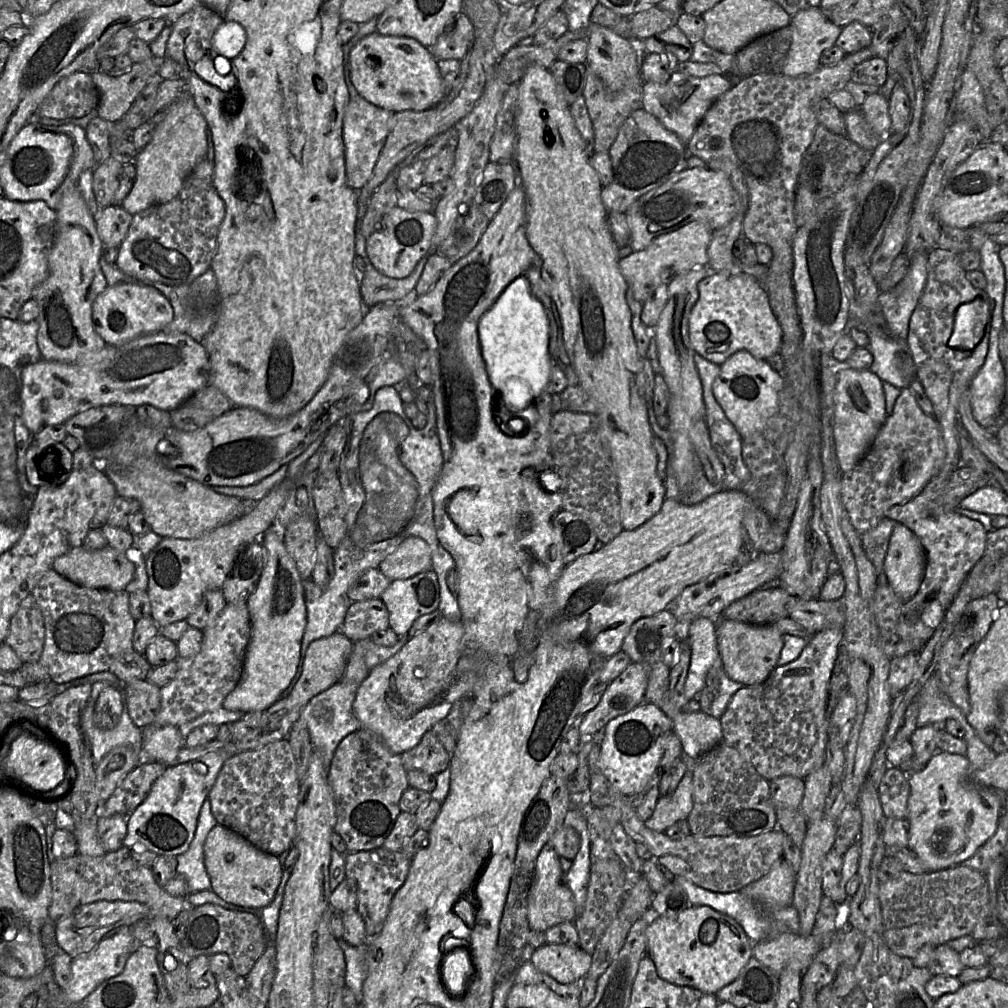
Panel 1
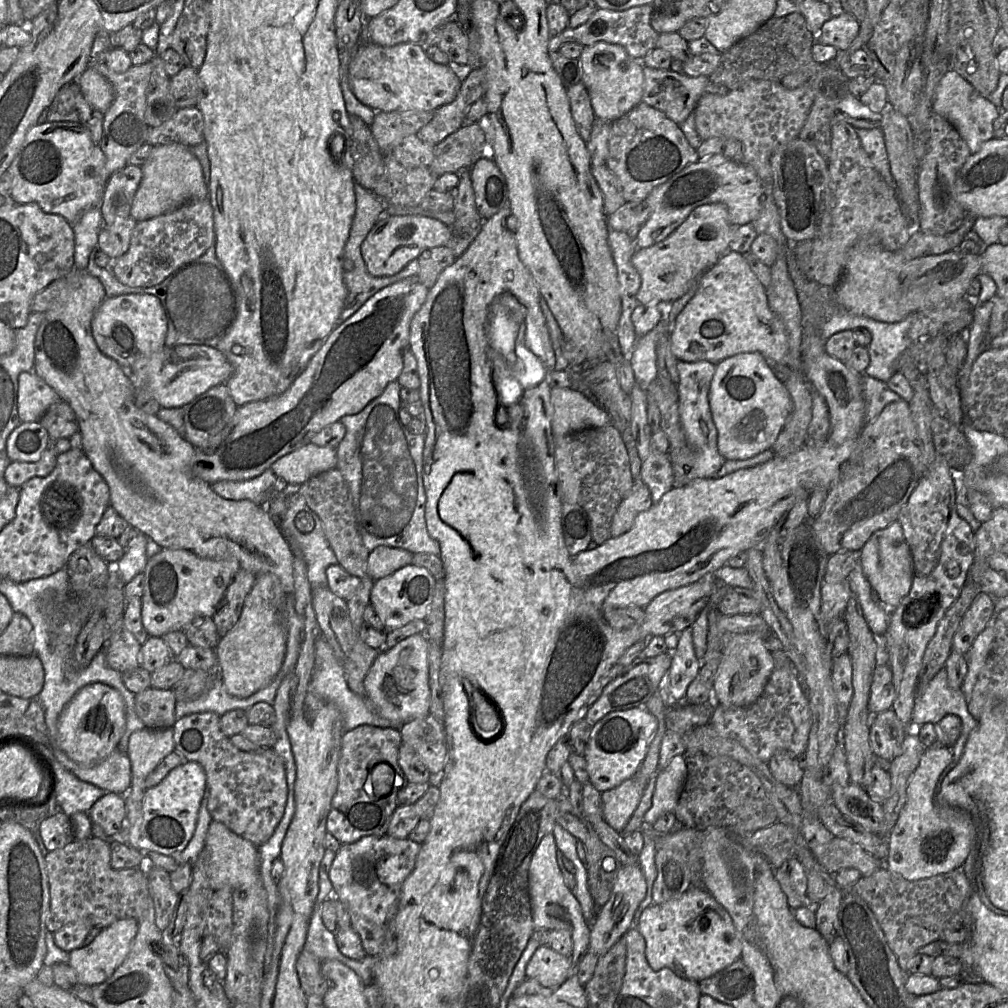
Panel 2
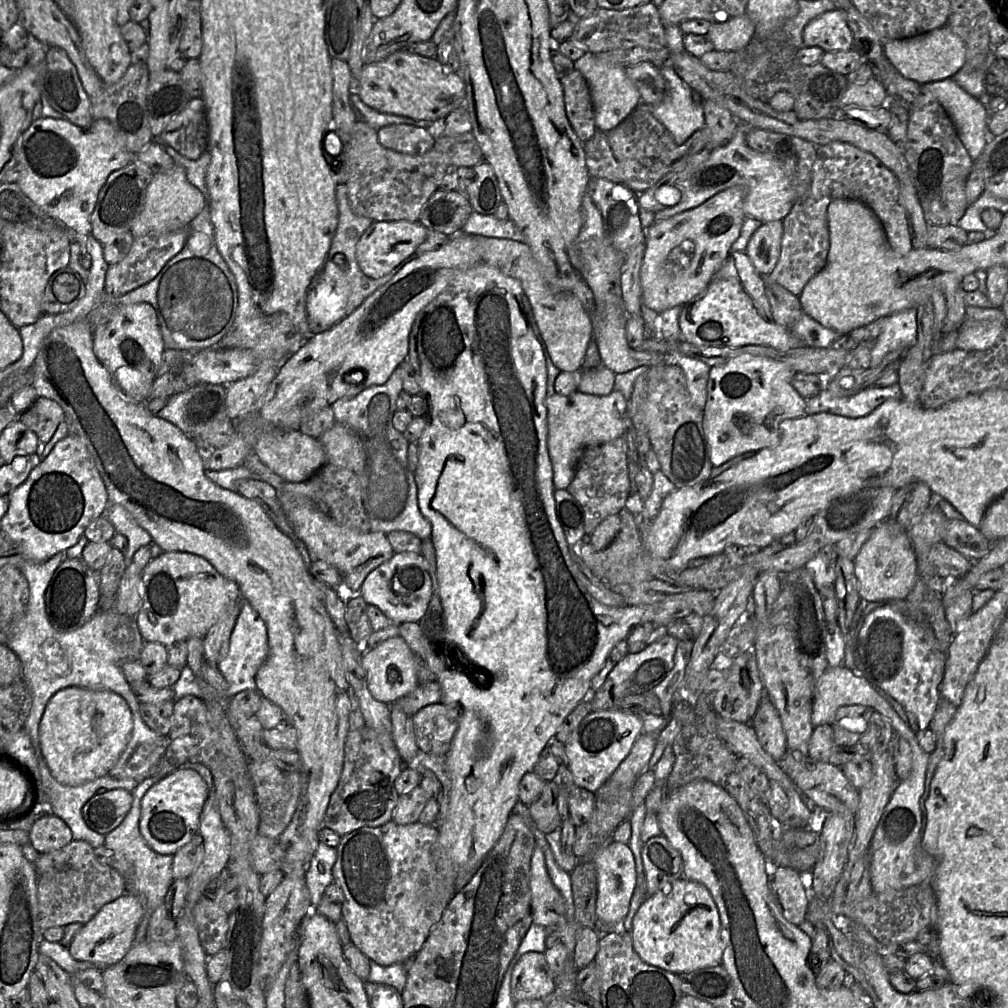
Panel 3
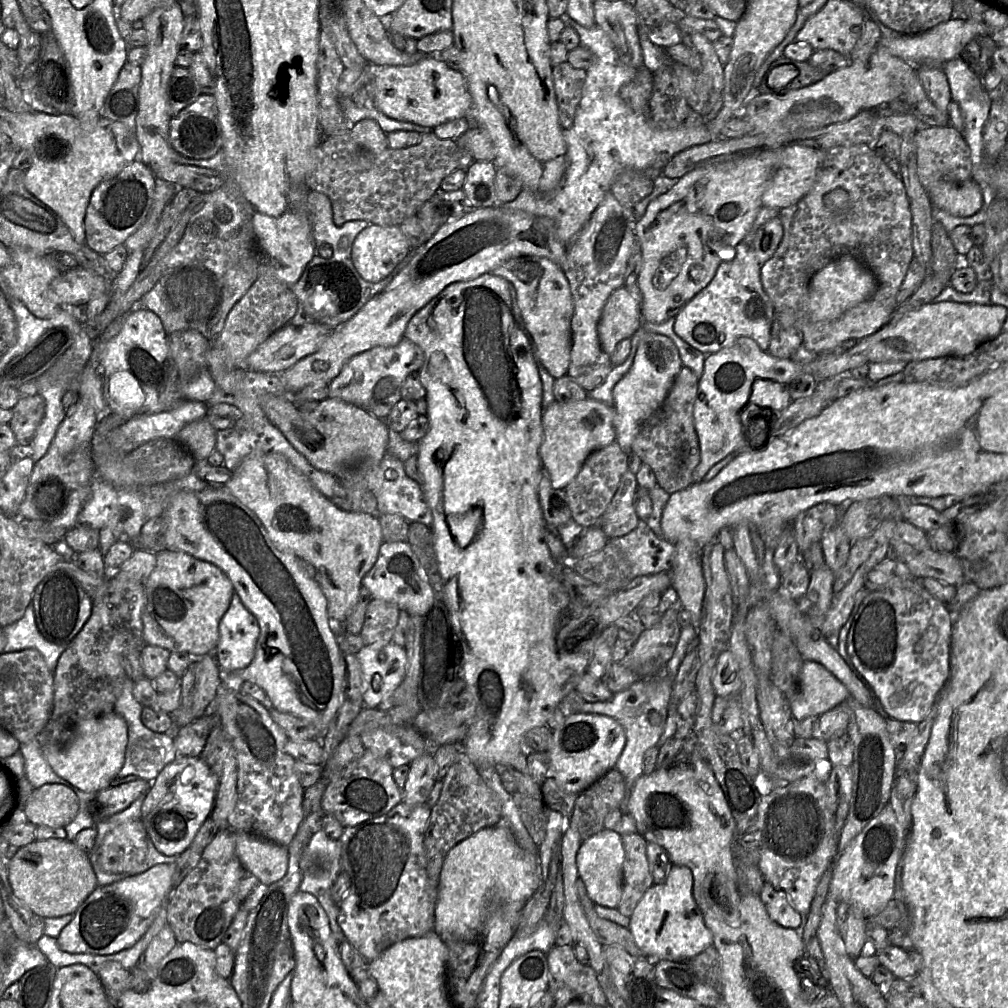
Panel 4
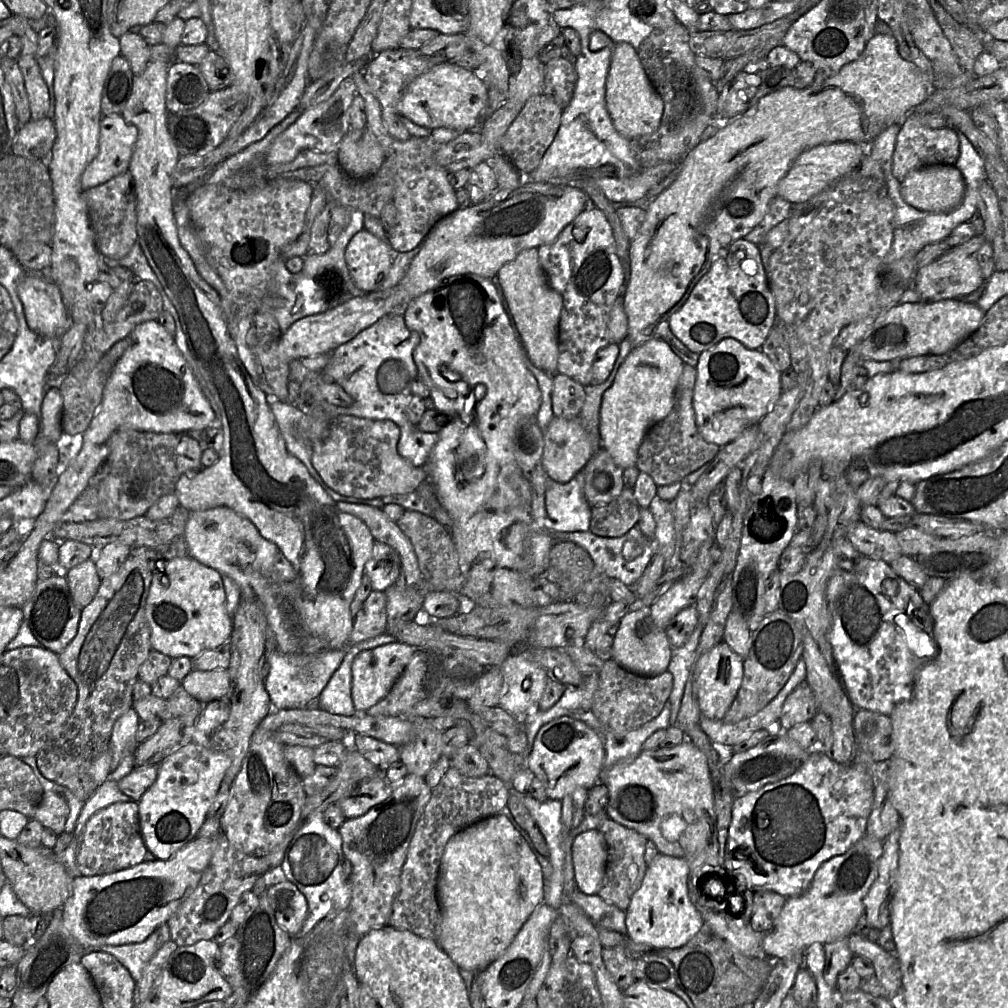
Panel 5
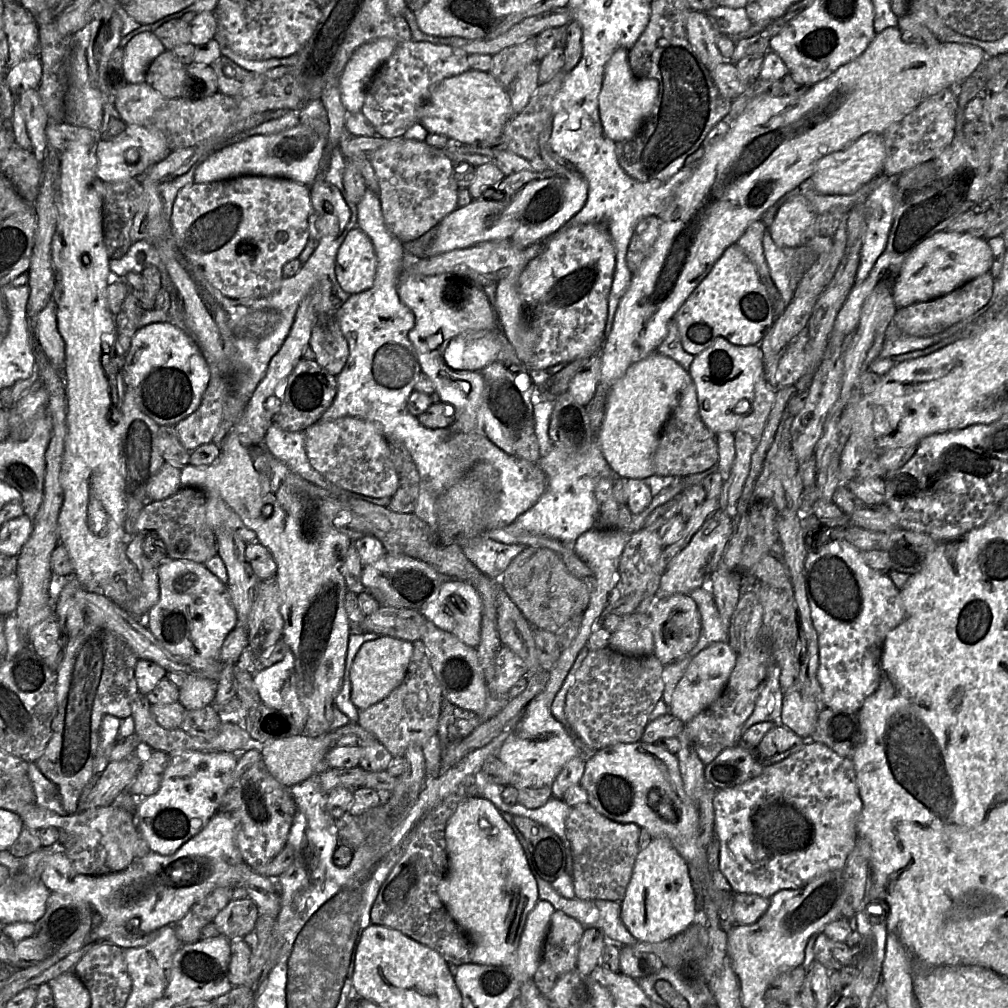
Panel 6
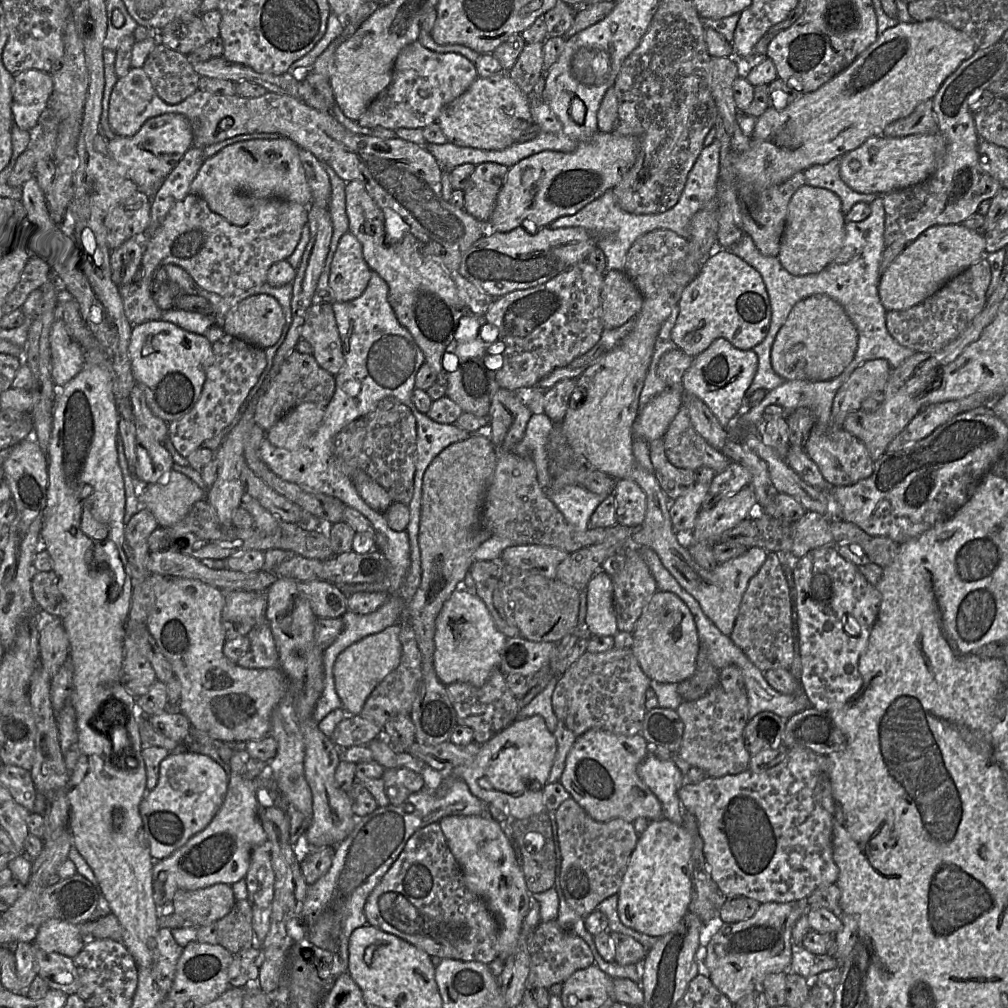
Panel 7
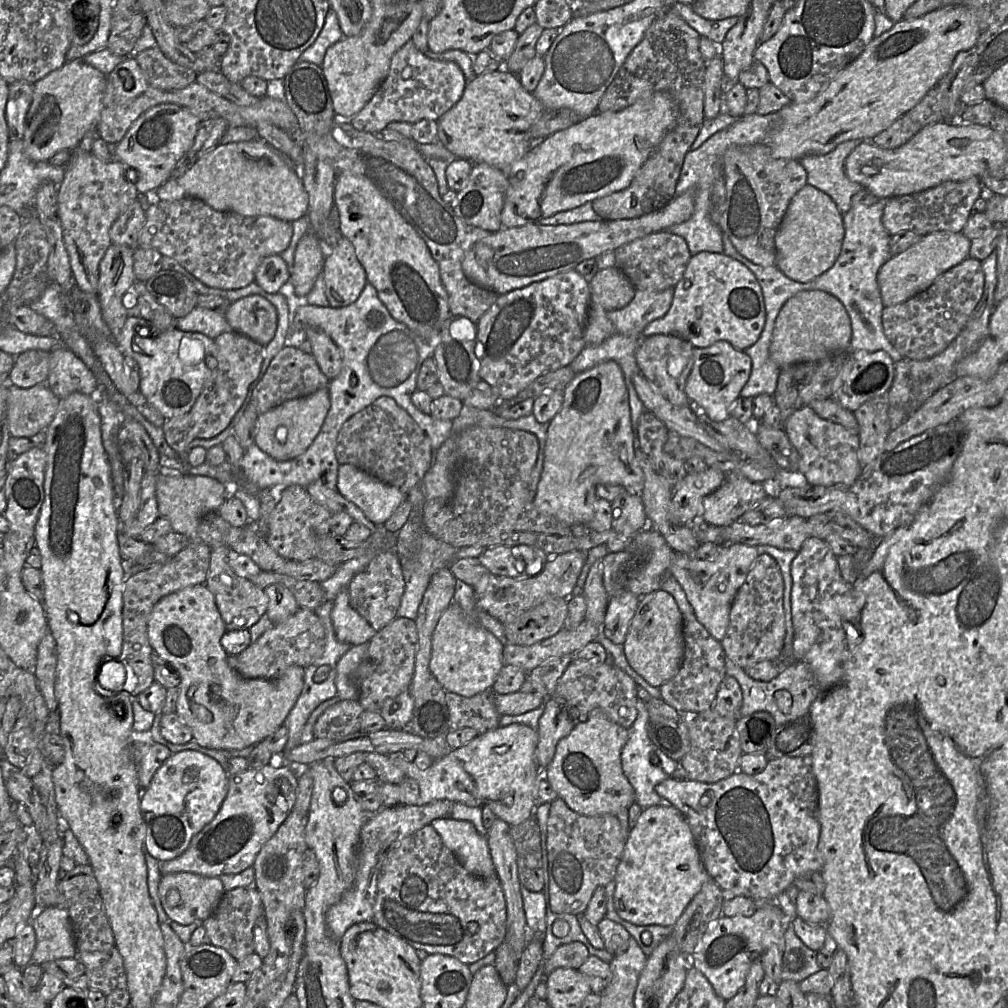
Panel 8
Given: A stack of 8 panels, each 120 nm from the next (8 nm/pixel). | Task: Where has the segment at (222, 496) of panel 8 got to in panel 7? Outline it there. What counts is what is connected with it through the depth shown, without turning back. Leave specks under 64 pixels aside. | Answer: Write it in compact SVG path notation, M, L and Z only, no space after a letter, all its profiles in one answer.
M175 470L154 484L147 485L140 503L156 518L158 525L170 527L182 520L192 506L206 498L207 490Z

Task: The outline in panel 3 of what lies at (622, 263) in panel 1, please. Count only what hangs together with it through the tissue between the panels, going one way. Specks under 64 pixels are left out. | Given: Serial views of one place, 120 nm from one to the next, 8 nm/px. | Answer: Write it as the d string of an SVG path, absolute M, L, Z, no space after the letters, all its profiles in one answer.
M735 186L725 189L697 207L654 222L645 229L645 250L640 269L641 300L647 307L661 314L674 306L684 306L703 292L740 235L746 216L743 211L745 190Z

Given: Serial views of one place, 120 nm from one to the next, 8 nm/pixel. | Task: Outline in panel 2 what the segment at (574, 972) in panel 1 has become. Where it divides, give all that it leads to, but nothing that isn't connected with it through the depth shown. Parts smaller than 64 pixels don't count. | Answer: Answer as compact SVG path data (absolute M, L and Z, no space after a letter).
M540 946L529 960L525 975L545 987L558 987L568 976L571 957L557 953L549 946Z

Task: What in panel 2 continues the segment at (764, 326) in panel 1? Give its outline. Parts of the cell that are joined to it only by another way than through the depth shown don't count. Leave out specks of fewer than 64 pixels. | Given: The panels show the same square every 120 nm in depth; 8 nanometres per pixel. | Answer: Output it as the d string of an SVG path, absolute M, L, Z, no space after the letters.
M728 250L714 266L703 272L694 296L676 318L671 334L671 350L678 361L708 361L714 365L732 356L753 352L762 354L769 362L784 361L789 353L784 323L770 308L766 288L753 273L743 254Z

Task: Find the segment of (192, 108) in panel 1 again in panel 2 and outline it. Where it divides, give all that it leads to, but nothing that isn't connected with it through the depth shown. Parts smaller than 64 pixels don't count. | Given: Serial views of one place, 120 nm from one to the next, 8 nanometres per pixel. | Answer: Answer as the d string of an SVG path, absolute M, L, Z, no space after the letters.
M181 143L155 145L141 166L143 178L134 196L130 216L137 222L172 212L186 203L209 196L200 161Z

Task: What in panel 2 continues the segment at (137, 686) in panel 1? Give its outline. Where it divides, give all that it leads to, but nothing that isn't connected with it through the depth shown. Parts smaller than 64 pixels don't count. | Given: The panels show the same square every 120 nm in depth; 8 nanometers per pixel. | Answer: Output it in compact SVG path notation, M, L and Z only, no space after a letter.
M151 686L135 695L137 715L151 729L172 728L176 719L176 702L171 689Z

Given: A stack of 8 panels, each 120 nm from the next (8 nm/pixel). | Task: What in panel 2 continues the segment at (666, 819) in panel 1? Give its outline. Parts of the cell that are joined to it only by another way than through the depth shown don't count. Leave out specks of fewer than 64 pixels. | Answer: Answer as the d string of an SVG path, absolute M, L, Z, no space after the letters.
M683 755L673 757L668 766L656 773L652 803L644 816L643 826L653 826L664 813L674 812L687 777Z

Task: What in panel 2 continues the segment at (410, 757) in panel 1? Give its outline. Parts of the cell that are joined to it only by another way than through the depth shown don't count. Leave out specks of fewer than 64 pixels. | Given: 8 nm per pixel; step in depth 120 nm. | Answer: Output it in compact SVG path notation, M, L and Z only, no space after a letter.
M431 713L401 726L402 740L419 755L431 774L442 773L448 757L444 723Z

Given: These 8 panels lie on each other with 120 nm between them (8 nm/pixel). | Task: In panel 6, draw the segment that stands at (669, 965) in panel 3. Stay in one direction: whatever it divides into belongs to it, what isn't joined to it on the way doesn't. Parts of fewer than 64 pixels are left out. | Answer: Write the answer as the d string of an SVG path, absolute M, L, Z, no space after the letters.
M652 838L649 845L637 855L631 880L621 902L623 924L639 941L661 942L685 931L693 924L695 917L696 895L687 862L667 838Z

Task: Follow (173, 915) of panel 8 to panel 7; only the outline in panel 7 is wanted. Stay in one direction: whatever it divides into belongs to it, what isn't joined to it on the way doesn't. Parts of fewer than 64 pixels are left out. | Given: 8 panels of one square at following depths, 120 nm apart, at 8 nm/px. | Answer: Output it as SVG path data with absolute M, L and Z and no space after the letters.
M217 883L197 890L177 890L171 902L171 910L199 927L216 923L225 917L235 902L231 885Z

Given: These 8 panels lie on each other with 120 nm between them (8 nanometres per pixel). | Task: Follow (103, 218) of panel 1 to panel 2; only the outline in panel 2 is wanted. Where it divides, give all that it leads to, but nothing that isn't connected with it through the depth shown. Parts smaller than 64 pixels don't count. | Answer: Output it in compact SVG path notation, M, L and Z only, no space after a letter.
M131 216L121 222L103 225L98 235L98 247L111 259L117 259L129 248L137 221Z

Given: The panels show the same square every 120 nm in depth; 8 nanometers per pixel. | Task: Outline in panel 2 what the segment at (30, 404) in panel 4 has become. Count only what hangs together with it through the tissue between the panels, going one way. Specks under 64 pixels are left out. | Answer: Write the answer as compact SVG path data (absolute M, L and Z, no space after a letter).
M64 401L53 403L39 420L39 423L47 430L52 442L60 438L70 438L79 432L79 426L75 412Z

